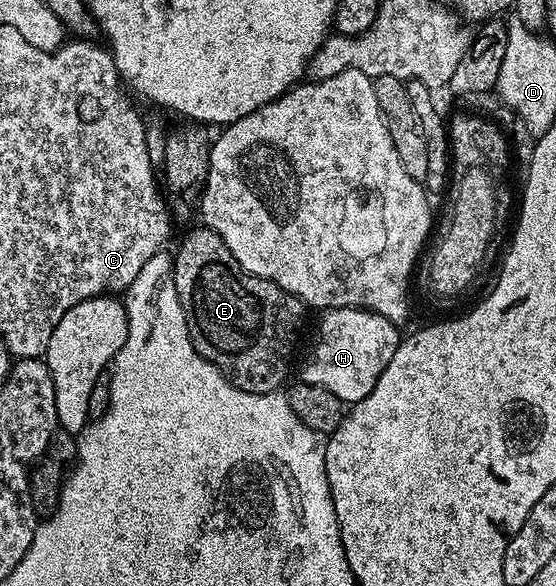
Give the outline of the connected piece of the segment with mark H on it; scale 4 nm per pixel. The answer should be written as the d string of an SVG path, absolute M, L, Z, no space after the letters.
M329 309L321 312L320 326L316 329L316 342L298 373L299 380L326 387L345 403L366 399L378 383L378 375L386 371L394 351L402 340L397 322L386 319L369 309Z

